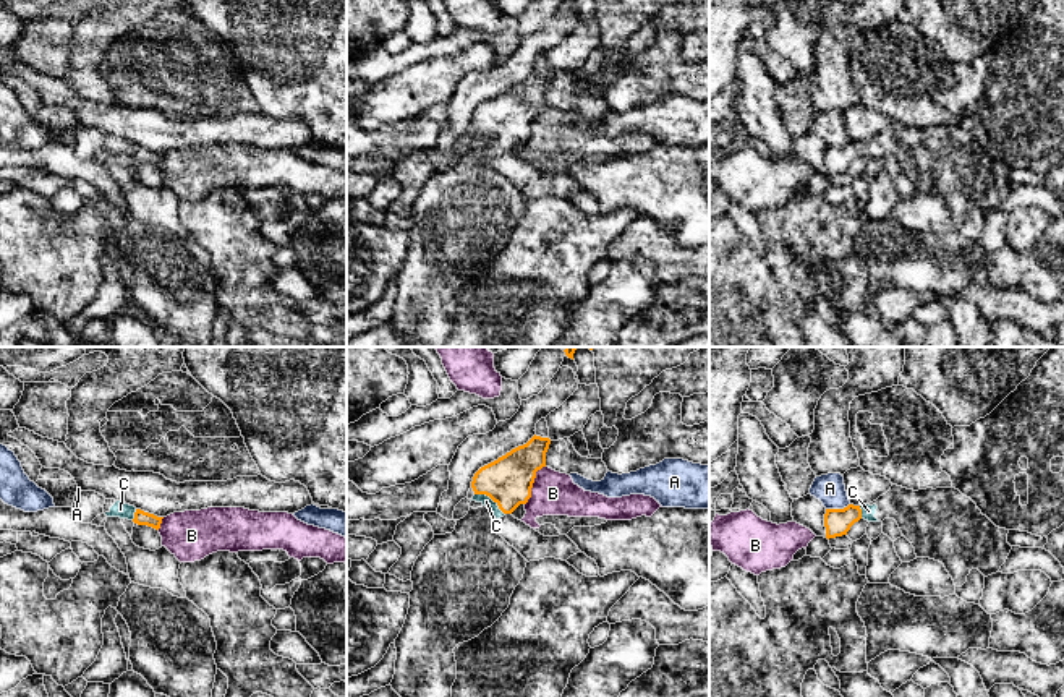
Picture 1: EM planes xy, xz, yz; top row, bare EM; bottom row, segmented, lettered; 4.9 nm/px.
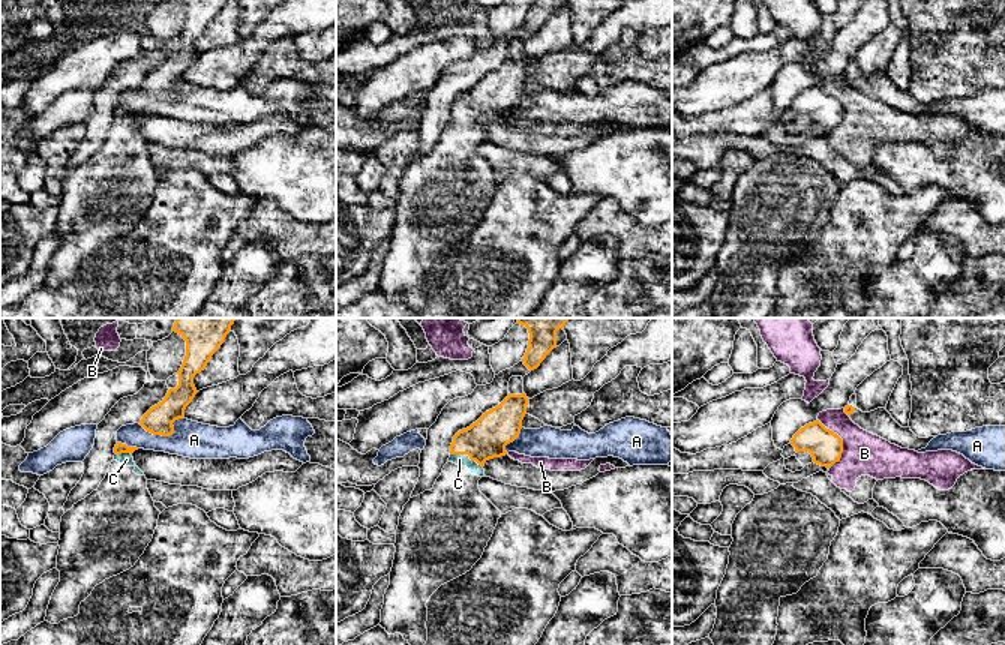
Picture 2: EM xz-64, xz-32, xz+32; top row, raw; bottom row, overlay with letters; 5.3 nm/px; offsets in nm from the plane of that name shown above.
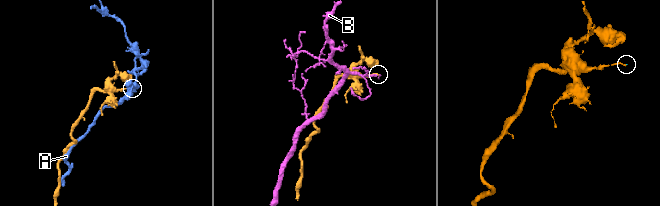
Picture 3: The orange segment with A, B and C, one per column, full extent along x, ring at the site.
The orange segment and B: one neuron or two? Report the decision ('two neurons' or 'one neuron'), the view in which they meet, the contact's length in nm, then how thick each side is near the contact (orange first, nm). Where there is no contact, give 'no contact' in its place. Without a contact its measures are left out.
two neurons | xz | 220 nm | 240/220 nm

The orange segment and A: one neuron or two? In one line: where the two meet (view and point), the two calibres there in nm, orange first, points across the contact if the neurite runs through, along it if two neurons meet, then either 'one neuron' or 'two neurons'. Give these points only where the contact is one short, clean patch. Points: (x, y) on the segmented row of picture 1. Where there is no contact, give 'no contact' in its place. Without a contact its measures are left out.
contact yz (838, 509); calibres 140 and 150 nm; border yz (849, 503), (839, 509), (826, 509); two neurons

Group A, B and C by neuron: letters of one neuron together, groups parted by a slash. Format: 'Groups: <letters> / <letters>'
Groups: A / B / C

